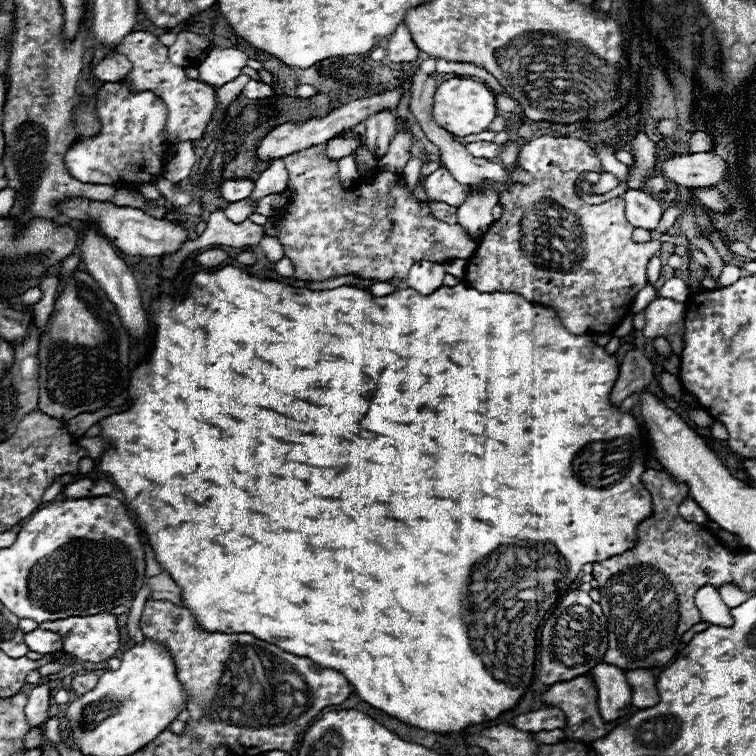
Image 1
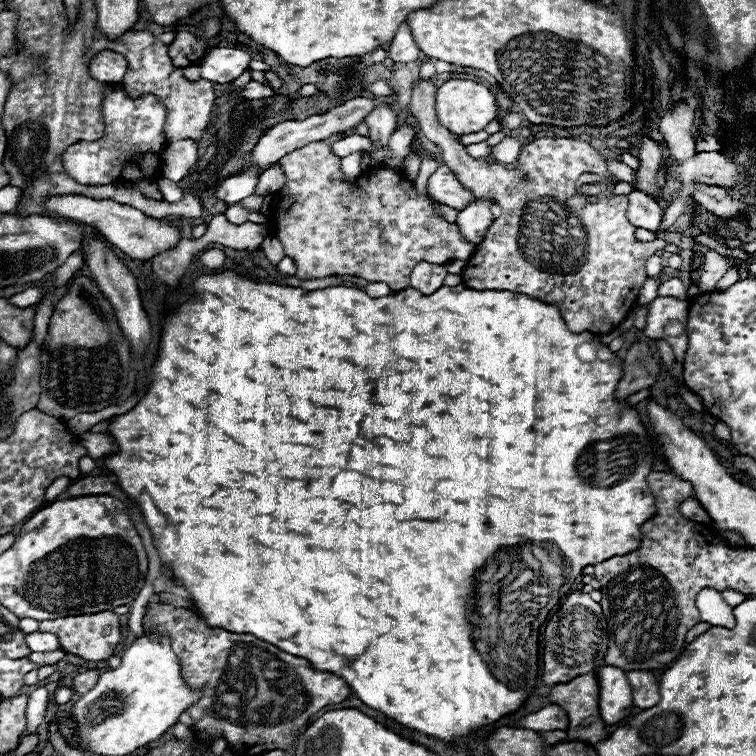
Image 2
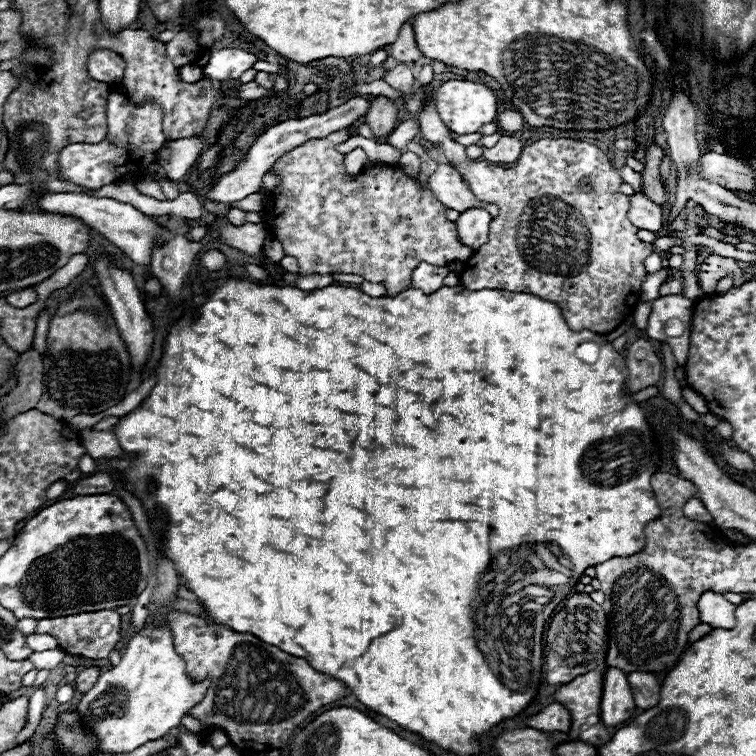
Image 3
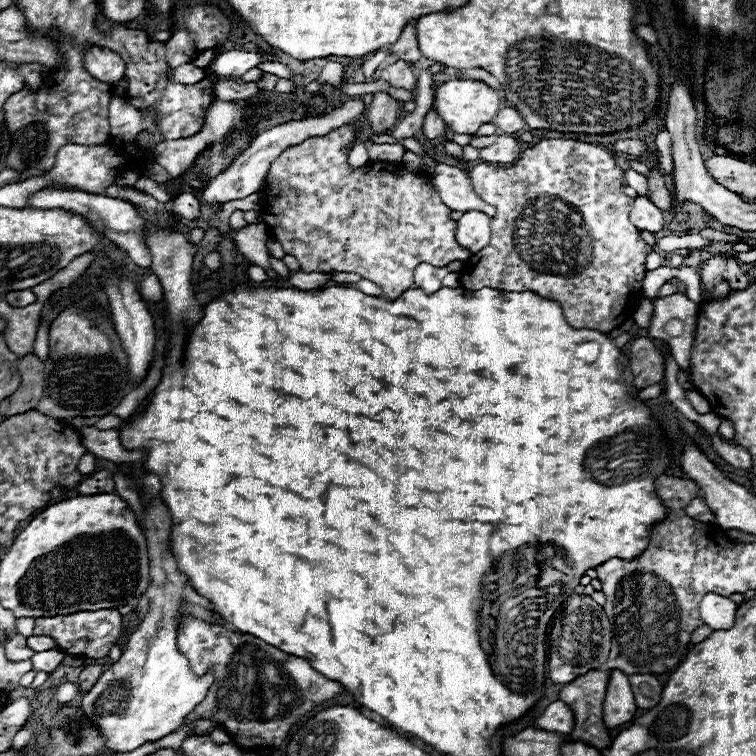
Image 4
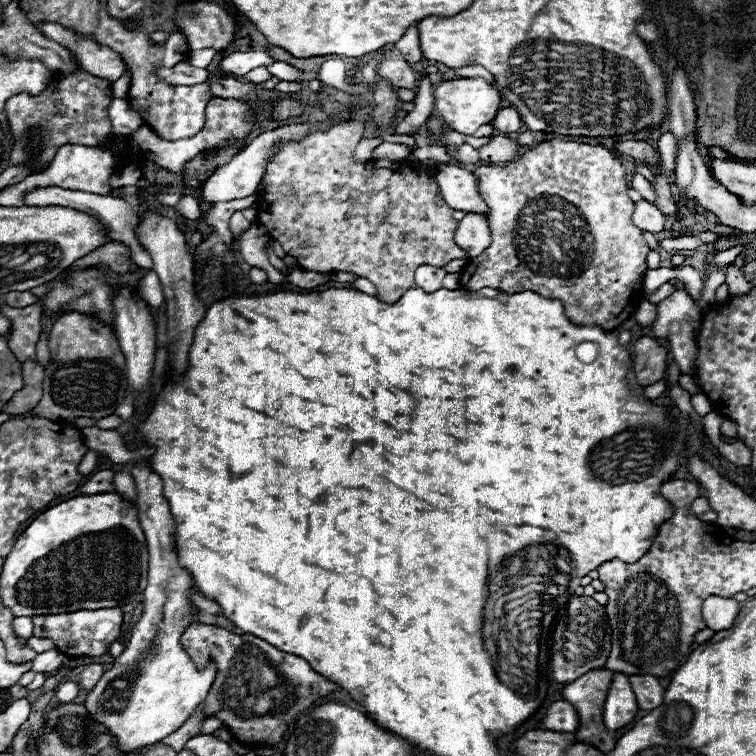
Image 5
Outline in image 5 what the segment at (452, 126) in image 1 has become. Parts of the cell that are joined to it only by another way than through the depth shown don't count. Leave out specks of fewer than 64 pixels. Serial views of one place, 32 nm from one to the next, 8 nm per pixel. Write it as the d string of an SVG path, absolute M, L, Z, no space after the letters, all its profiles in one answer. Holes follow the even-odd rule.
M458 78L458 80L446 80L436 86L434 90L434 110L436 114L454 130L460 134L474 134L482 124L490 124L498 110L502 96L498 88L488 84L482 78Z

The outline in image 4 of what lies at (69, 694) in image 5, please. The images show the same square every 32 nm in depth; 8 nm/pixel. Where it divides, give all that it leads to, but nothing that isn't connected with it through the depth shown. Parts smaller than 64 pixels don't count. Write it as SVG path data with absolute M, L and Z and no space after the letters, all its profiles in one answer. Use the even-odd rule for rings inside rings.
M66 682L66 684L60 684L60 686L58 686L58 690L56 690L56 700L58 700L60 704L66 704L66 702L70 702L76 694L78 694L76 684Z

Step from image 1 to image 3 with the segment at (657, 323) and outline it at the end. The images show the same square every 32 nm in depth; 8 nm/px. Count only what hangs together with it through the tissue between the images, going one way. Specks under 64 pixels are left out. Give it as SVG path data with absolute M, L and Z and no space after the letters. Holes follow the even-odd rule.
M660 296L652 302L646 336L670 344L676 362L684 366L688 358L688 322L692 318L692 302L684 296Z

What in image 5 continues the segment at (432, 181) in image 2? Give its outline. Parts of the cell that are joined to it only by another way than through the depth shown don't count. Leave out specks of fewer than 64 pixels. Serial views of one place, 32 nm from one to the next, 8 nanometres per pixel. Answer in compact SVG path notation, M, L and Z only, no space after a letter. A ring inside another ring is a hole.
M436 166L436 182L444 202L452 210L487 213L489 208L476 190L476 178L470 170L458 166Z

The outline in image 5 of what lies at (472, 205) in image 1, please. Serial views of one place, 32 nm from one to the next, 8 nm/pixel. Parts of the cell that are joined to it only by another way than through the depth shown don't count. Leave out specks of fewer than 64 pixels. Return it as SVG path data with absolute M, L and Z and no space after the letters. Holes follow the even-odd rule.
M468 212L462 220L458 220L456 244L468 252L468 258L474 258L480 254L480 250L490 246L490 226L484 214Z

